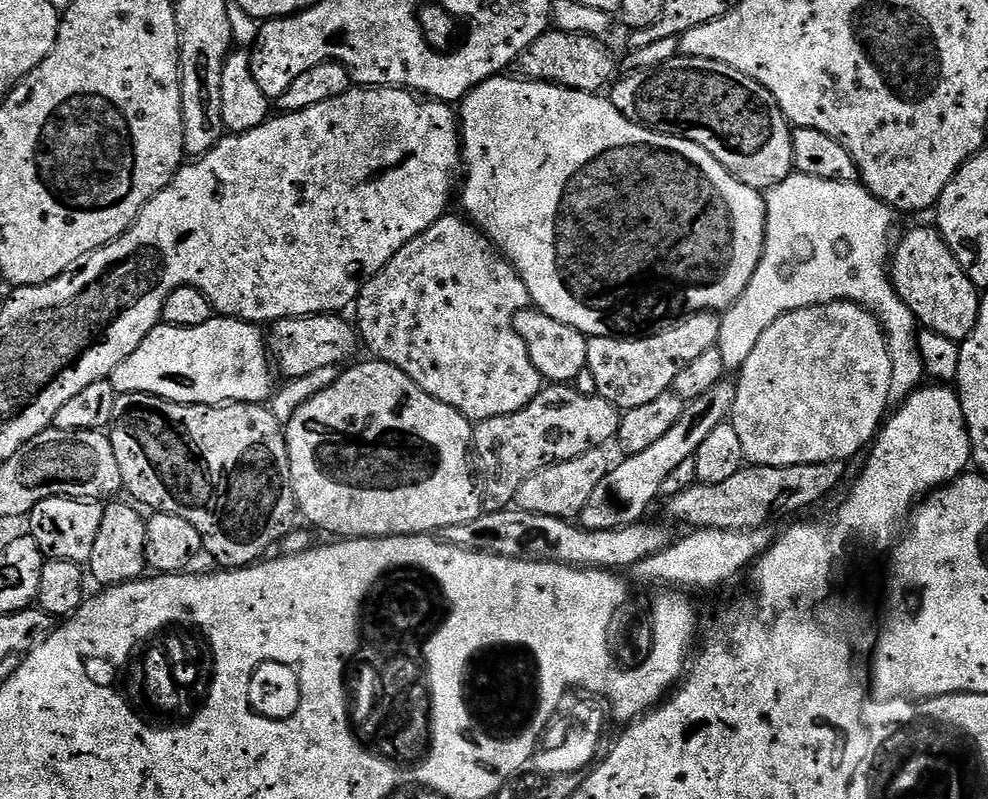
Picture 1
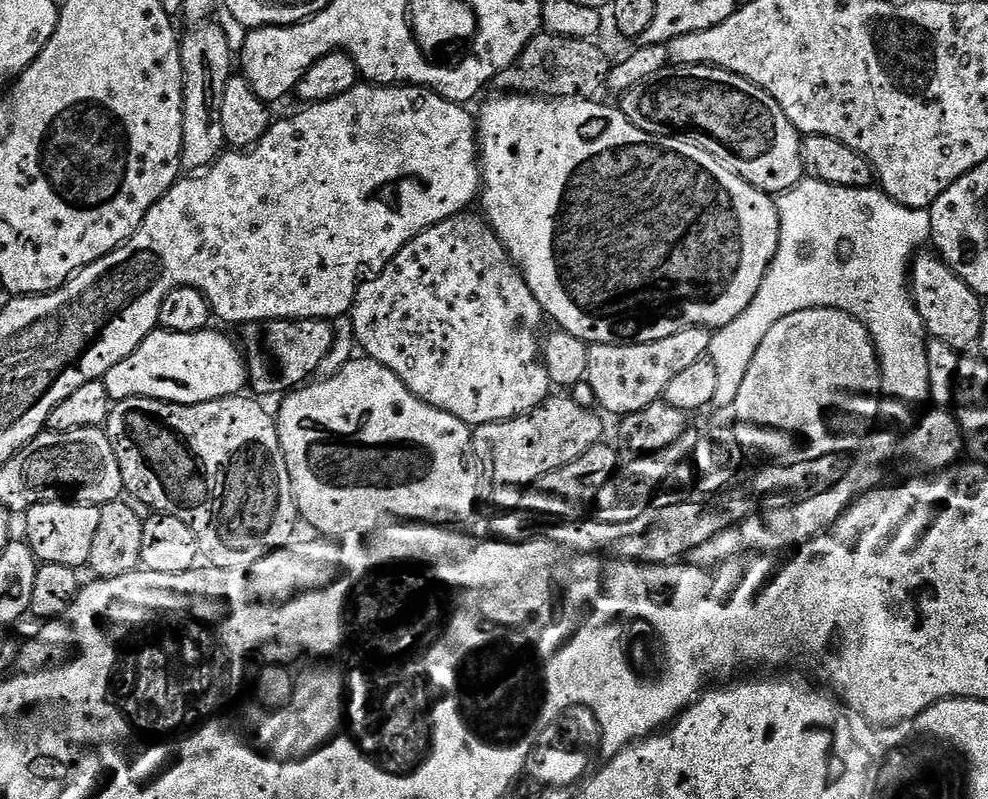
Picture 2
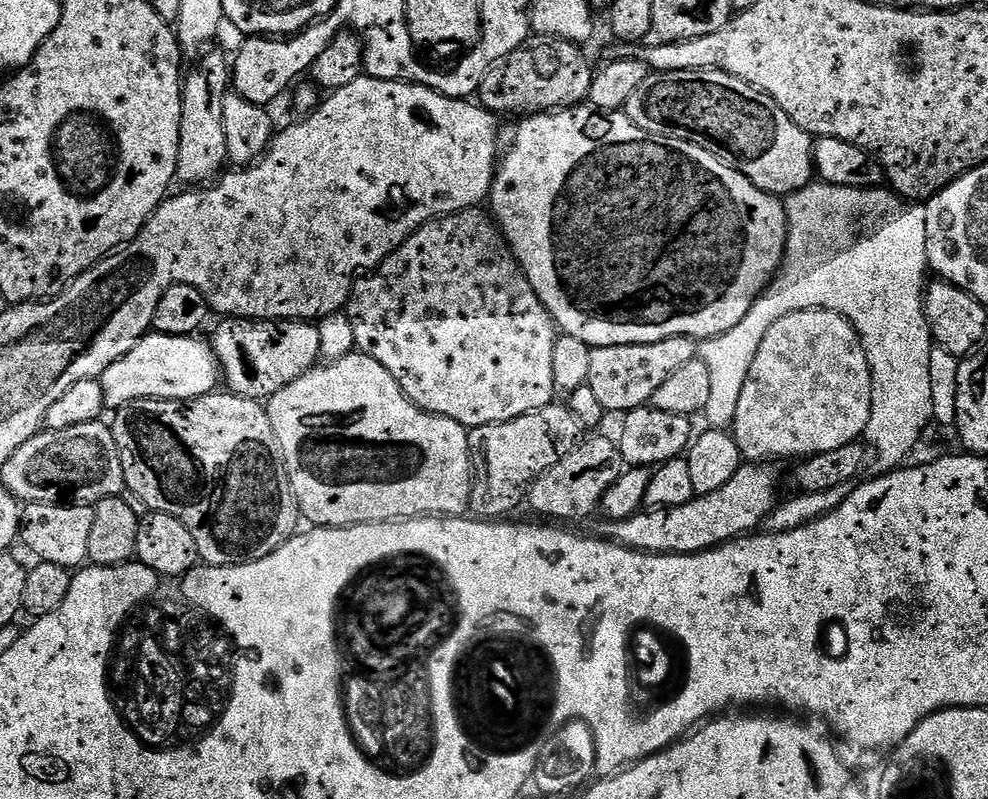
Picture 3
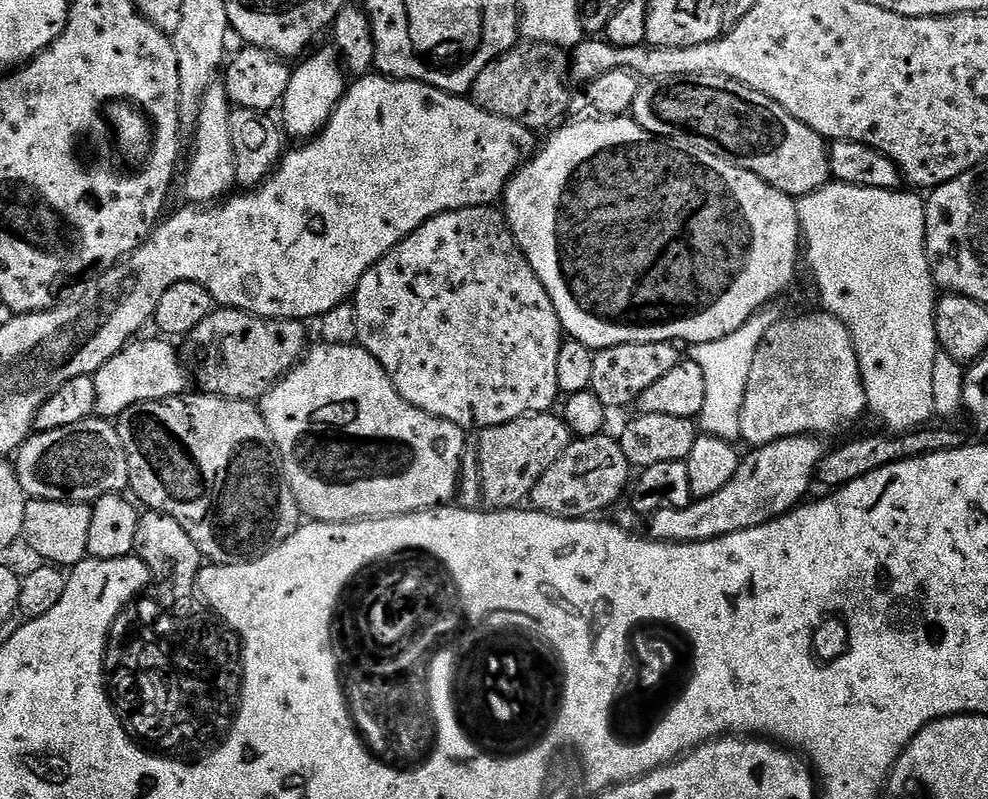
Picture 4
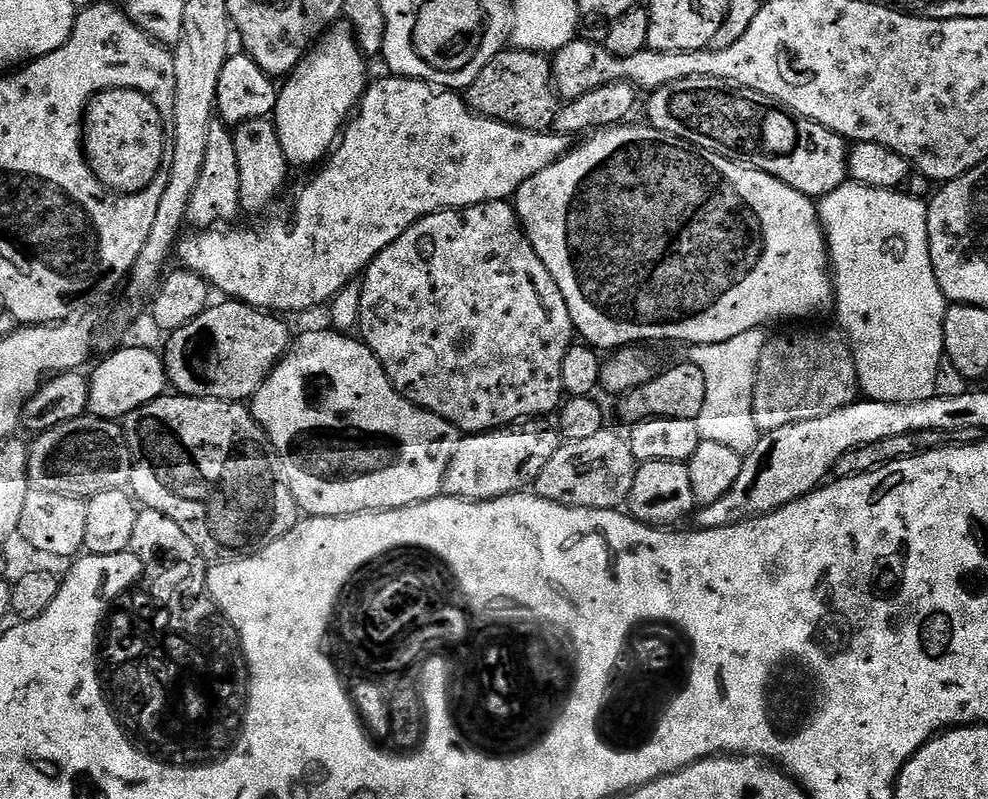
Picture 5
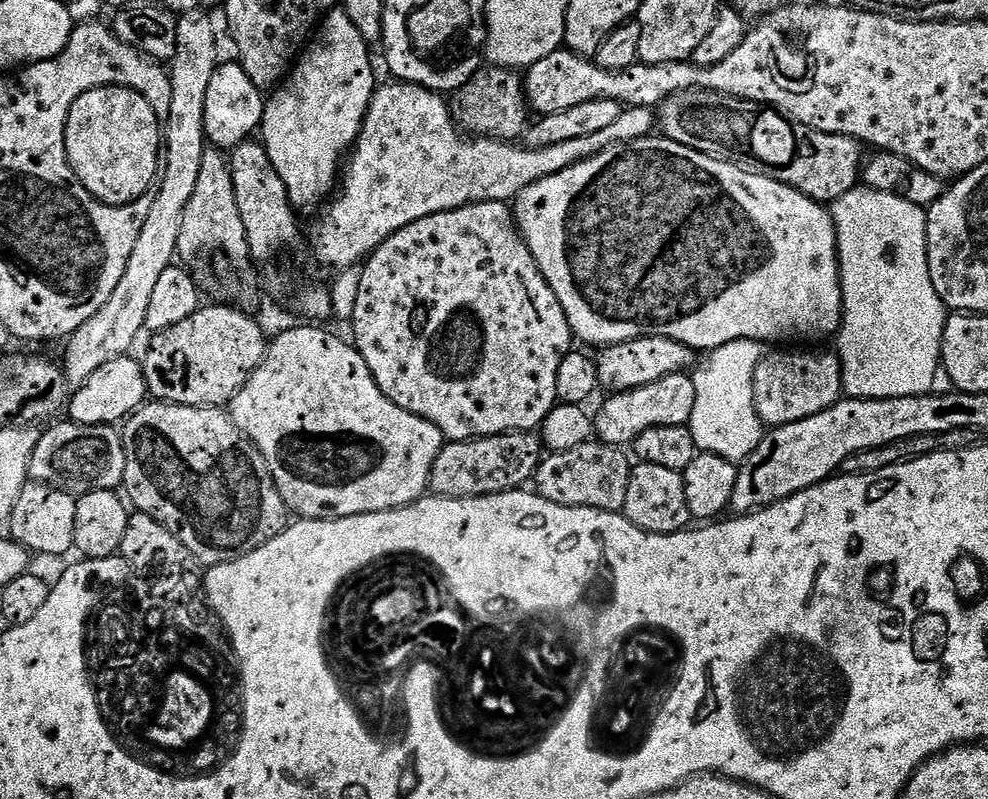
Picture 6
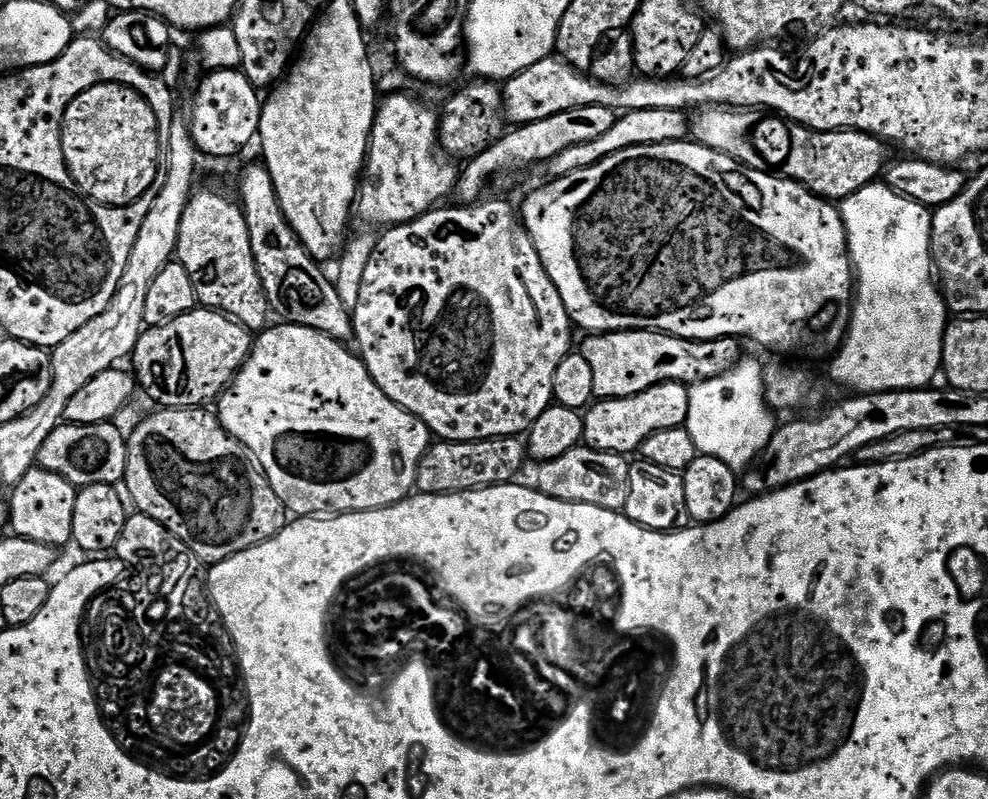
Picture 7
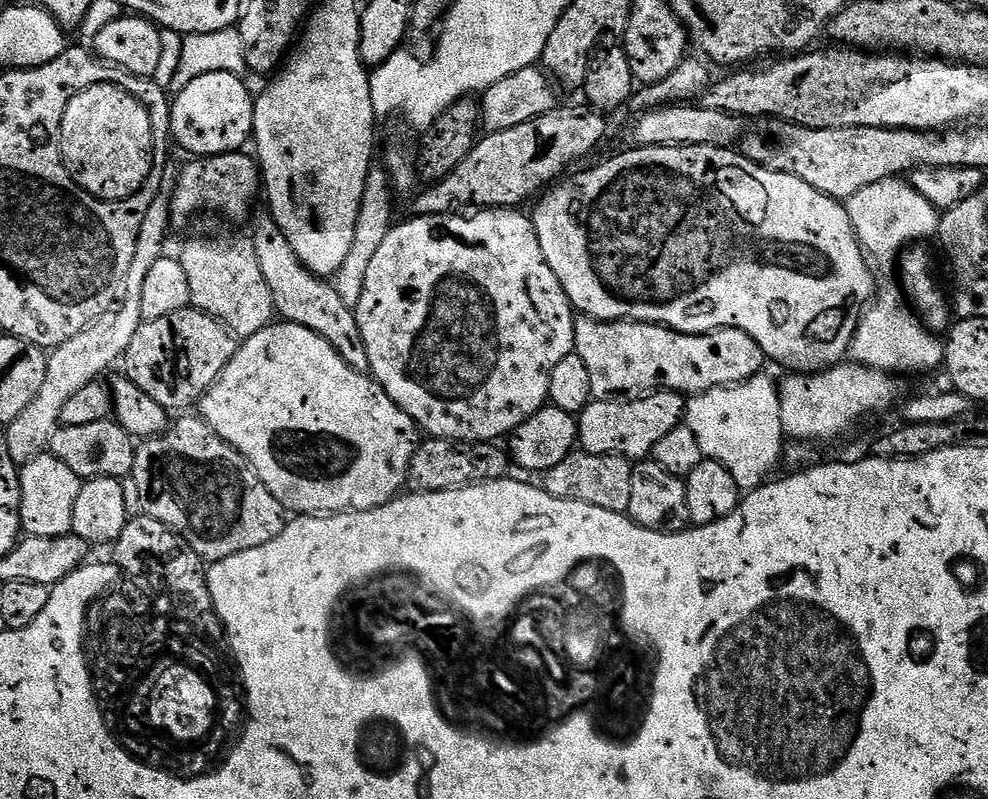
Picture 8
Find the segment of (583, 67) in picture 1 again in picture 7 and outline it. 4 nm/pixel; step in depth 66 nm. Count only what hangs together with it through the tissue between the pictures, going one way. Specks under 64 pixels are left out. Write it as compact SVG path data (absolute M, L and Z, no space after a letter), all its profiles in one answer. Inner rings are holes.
M483 78L473 79L473 84L460 88L444 104L440 121L440 147L449 157L461 156L467 162L482 154L494 142L503 138L506 131L504 93L499 83Z

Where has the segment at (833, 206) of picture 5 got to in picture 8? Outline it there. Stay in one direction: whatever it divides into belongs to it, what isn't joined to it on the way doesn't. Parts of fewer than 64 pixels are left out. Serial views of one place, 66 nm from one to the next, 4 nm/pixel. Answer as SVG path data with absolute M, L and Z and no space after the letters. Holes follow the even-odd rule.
M904 178L874 182L874 186L866 186L849 198L846 207L860 247L880 264L892 259L893 263L909 246L924 242L927 236L935 237L940 230L941 213ZM884 292L881 296L879 293L861 311L856 322L856 332L852 335L851 359L855 363L889 374L935 373L944 362L944 344L941 337L924 327L919 315L905 301L905 305L900 301L901 293L897 292Z

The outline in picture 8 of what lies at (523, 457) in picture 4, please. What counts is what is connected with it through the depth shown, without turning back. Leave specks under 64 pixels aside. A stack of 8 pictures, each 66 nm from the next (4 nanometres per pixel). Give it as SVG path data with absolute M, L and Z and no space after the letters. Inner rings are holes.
M428 438L417 443L416 453L410 462L407 487L413 493L445 492L451 488L466 488L474 484L484 484L487 480L502 480L509 475L510 456L499 443L473 444L467 440L438 440Z

